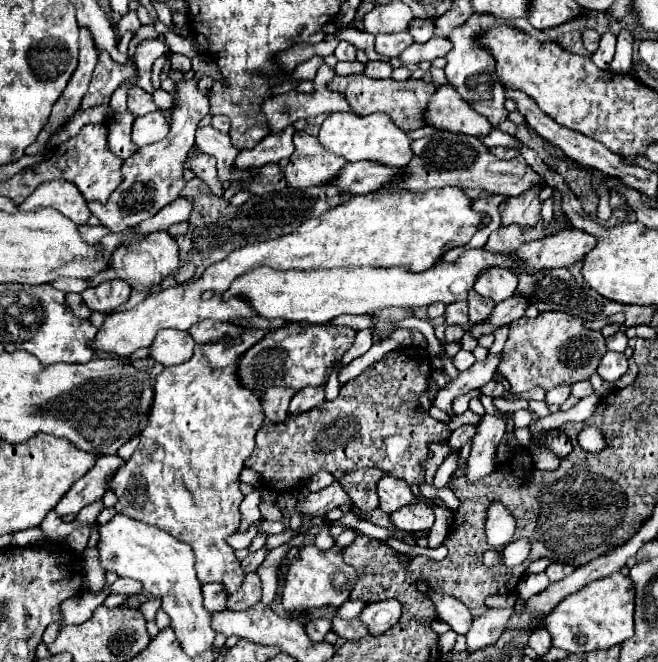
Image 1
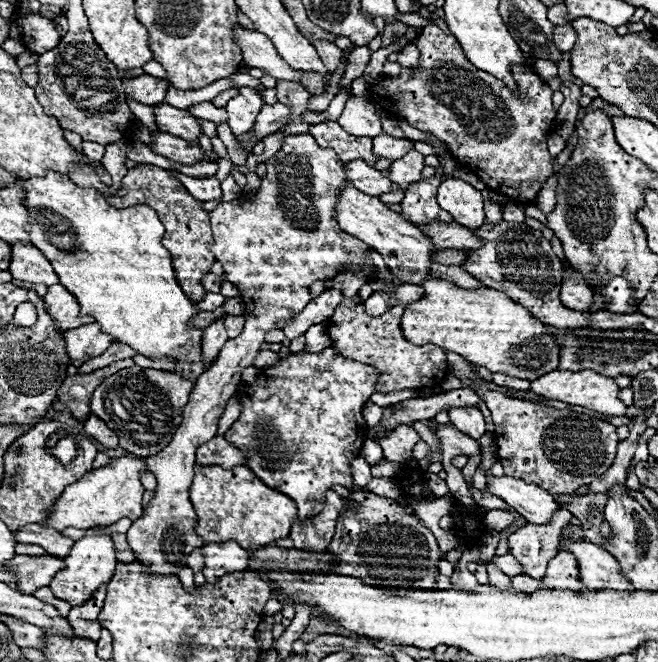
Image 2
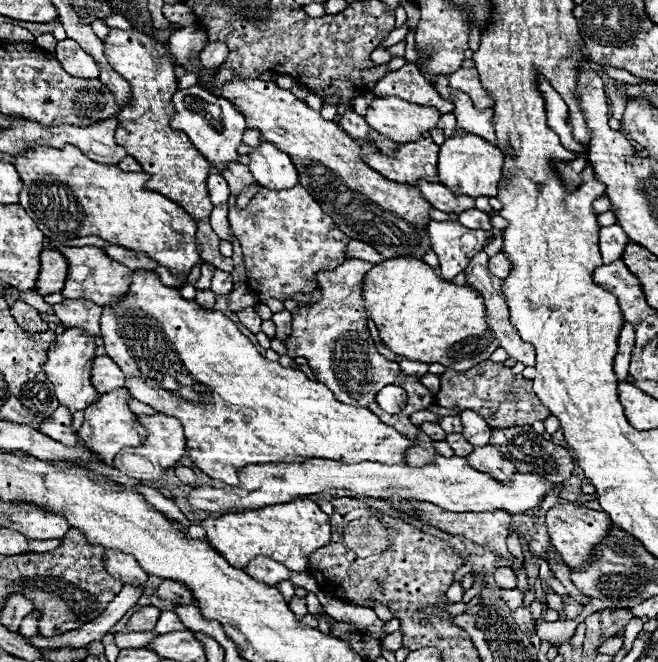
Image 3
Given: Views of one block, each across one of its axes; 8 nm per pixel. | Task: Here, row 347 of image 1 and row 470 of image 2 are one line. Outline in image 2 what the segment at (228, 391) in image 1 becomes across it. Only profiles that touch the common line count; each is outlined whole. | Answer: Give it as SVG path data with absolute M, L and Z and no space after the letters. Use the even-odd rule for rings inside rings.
M196 466L190 500L198 514L196 532L206 544L236 540L244 550L270 546L278 538L288 538L290 526L296 520L296 502L266 486L250 468L224 470L220 466Z

